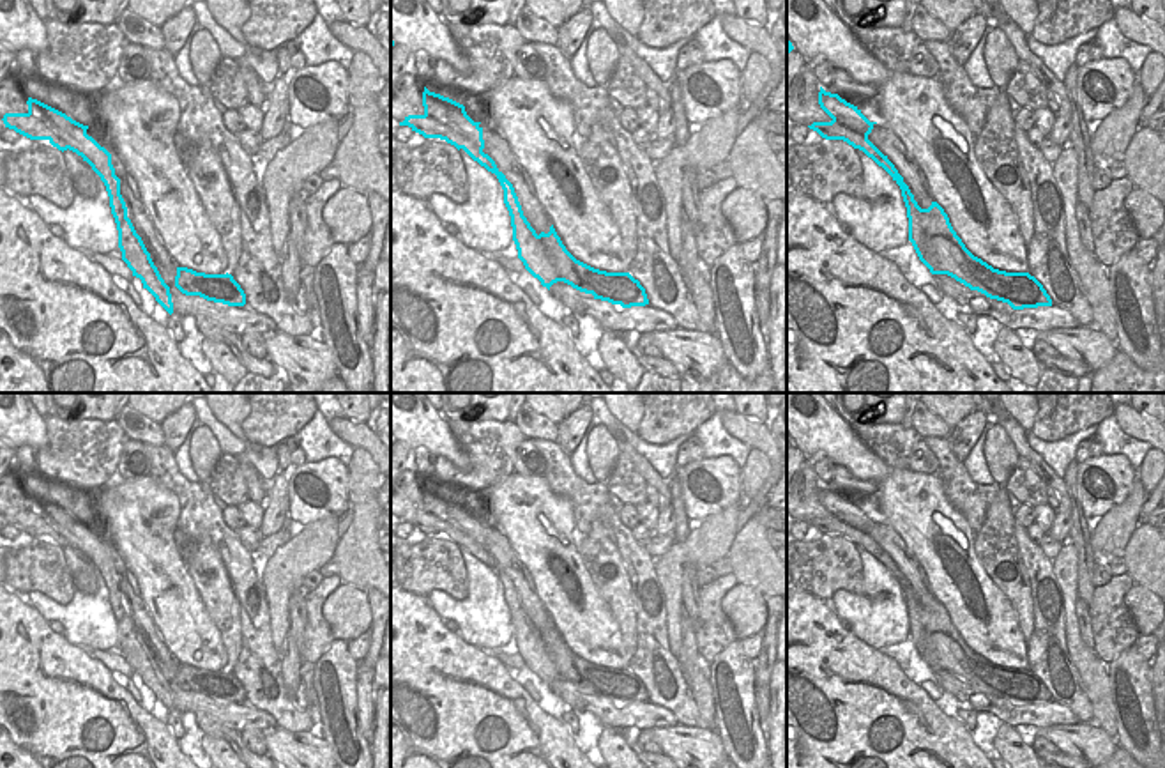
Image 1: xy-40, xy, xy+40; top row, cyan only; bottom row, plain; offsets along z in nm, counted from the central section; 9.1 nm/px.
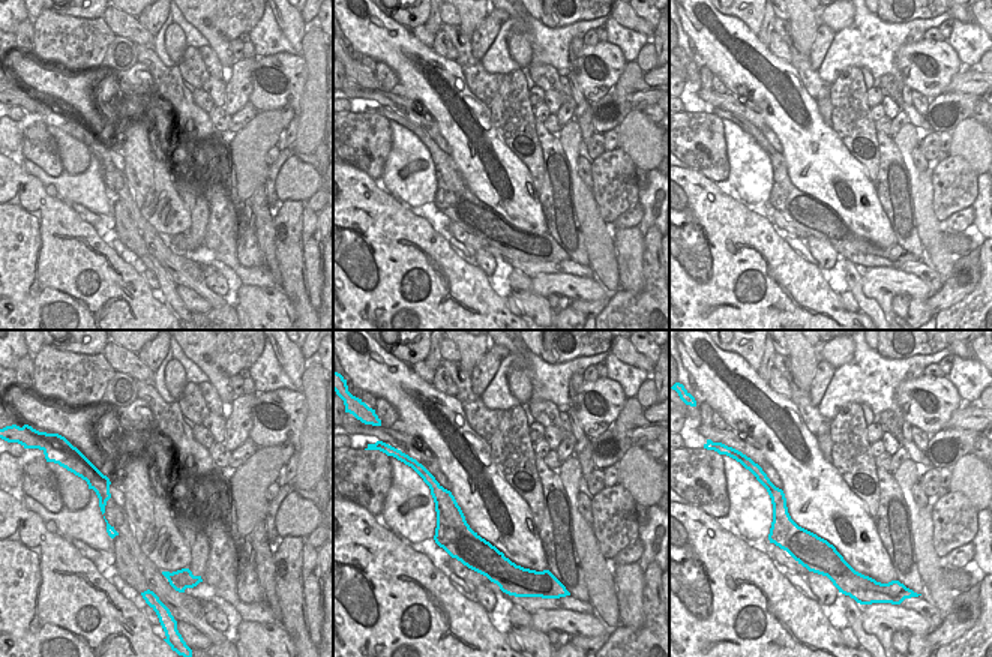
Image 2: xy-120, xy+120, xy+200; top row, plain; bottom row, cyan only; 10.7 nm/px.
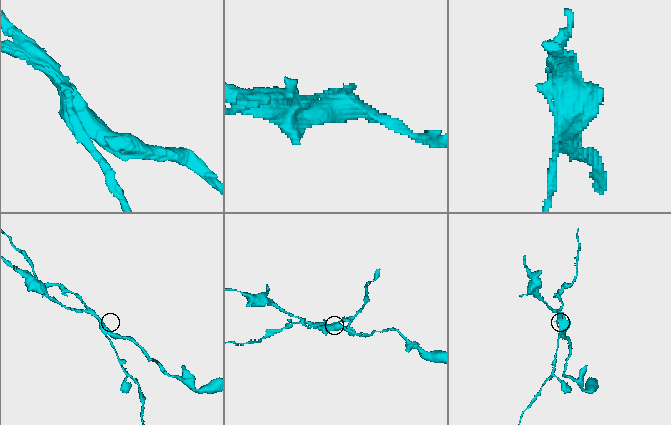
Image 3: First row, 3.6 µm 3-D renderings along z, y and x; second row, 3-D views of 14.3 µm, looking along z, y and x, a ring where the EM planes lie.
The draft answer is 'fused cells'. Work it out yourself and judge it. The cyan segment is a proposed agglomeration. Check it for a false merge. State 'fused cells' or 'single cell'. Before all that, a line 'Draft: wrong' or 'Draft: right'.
Draft: right
fused cells

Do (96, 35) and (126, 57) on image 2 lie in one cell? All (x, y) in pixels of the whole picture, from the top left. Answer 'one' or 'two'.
two

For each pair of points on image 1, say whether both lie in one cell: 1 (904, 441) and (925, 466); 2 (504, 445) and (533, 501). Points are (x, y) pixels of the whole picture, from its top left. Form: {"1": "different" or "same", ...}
{"1": "different", "2": "different"}

